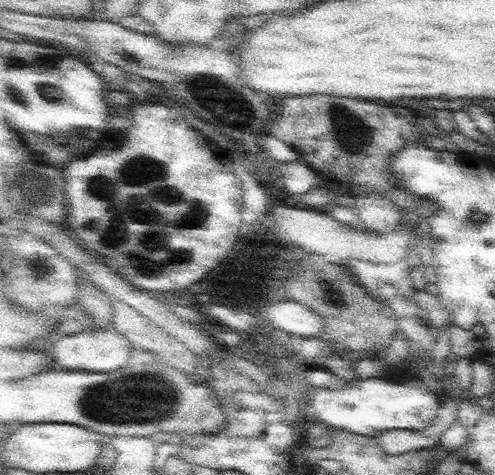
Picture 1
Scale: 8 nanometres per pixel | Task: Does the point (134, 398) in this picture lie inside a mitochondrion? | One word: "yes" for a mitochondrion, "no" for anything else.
yes

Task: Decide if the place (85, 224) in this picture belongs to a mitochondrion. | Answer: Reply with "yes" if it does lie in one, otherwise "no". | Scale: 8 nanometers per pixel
no

